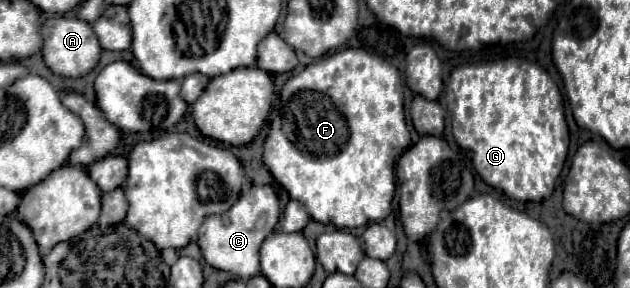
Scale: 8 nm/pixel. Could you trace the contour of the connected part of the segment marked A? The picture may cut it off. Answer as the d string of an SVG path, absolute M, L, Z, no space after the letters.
M57 16L57 18L49 18L45 24L43 24L43 60L45 64L59 76L65 76L65 78L79 78L79 76L85 76L89 74L97 62L99 62L99 56L101 56L101 46L99 46L99 40L93 32L93 28L79 20L79 18L65 18L65 16Z

